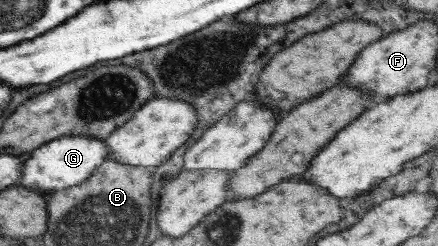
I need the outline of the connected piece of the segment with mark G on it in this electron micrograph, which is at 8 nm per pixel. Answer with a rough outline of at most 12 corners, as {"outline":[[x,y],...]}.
{"outline":[[61,136],[24,156],[20,185],[49,196],[107,160],[105,140]]}

